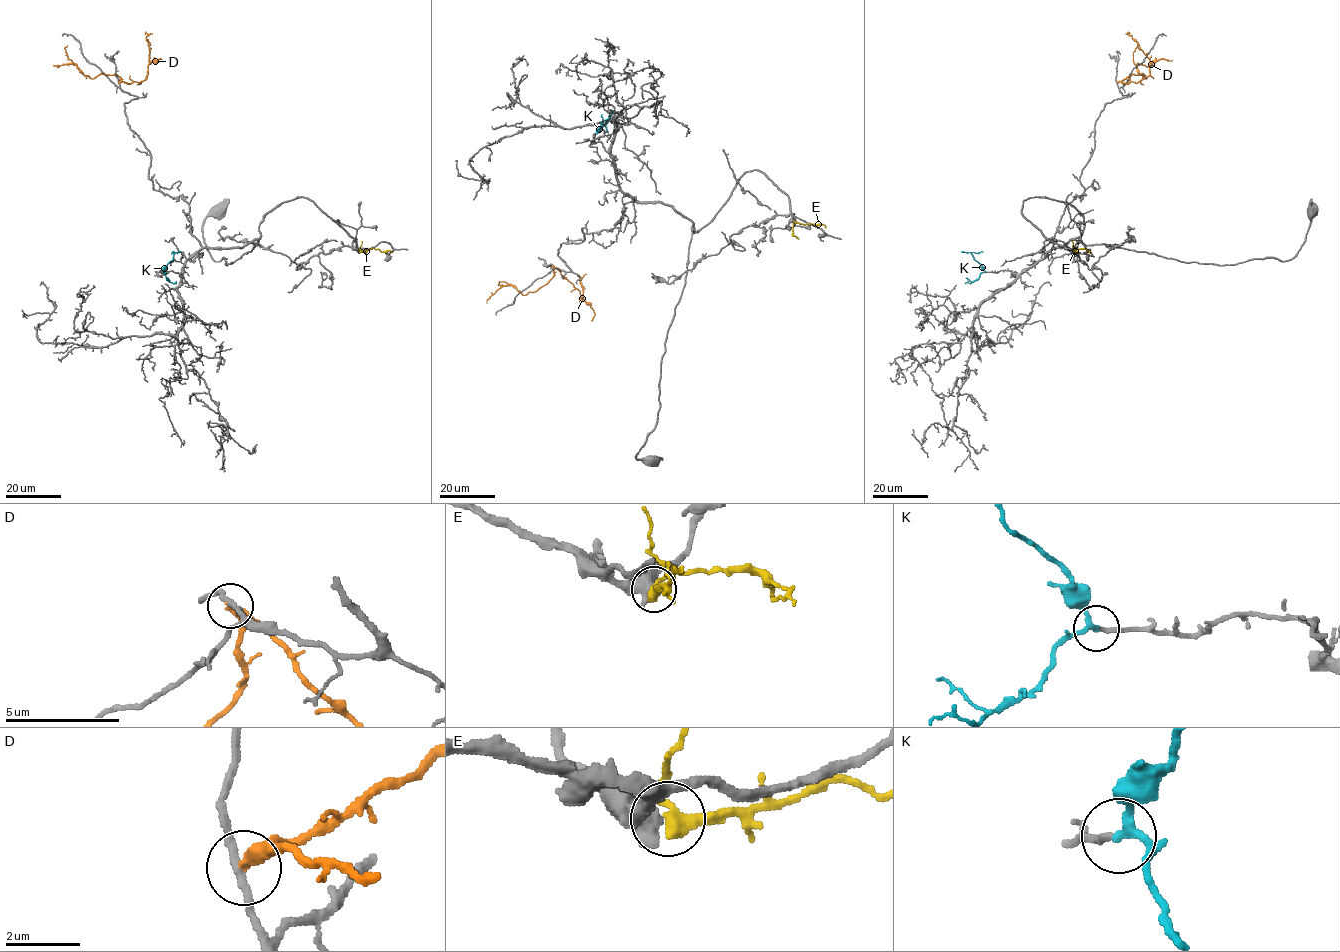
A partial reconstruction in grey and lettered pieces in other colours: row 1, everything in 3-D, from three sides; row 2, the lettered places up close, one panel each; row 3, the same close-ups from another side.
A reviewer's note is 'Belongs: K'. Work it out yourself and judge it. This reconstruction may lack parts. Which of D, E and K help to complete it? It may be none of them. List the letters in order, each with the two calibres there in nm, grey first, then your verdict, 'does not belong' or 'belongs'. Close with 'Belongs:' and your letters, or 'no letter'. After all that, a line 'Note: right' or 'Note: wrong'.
D: 200/400 nm | does not belong
E: 600/320 nm | does not belong
K: 190/200 nm | belongs
Belongs: K
Note: right

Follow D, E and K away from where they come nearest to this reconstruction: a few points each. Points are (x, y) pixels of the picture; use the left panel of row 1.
D: (119, 83), (120, 77), (116, 74), (101, 74), (90, 78), (75, 63), (53, 65)
E: (360, 251), (373, 248), (391, 252)
K: (163, 272), (173, 259), (173, 252)

